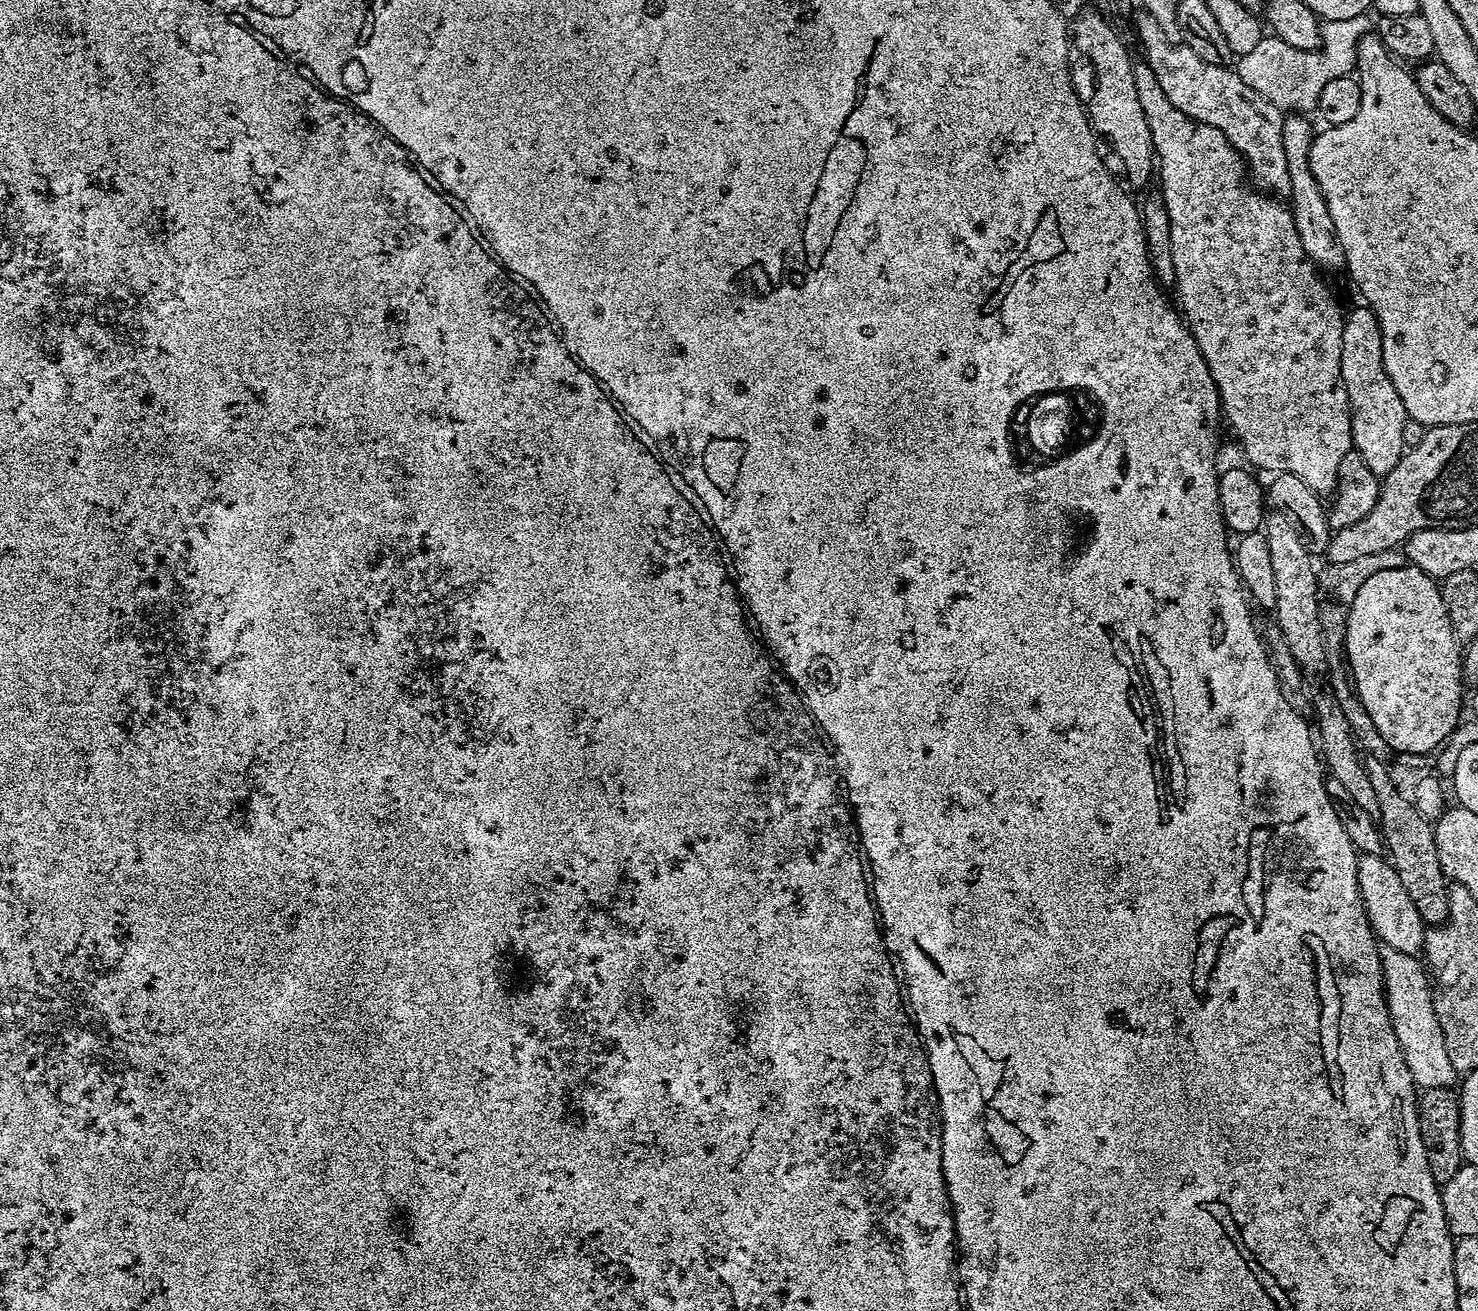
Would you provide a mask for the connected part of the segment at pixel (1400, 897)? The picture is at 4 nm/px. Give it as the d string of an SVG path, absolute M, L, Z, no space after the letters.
M1360 854L1356 858L1356 866L1358 890L1373 936L1385 948L1402 950L1402 954L1416 956L1424 946L1426 925L1418 914L1418 906L1414 906L1414 898L1406 894L1392 861L1383 855Z

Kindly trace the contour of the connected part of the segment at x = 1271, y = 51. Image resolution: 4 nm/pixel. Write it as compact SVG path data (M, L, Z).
M1367 15L1330 20L1321 27L1320 46L1316 51L1294 50L1294 46L1286 46L1276 36L1266 34L1250 50L1250 54L1242 54L1234 64L1234 70L1250 90L1258 90L1262 98L1266 98L1284 114L1308 114L1318 102L1318 94L1322 94L1322 86L1334 78L1342 78L1353 71L1356 63L1356 44L1361 35L1370 28Z

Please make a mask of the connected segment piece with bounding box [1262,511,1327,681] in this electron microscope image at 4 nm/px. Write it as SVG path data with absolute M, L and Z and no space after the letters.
M1269 511L1264 517L1262 531L1267 538L1270 563L1273 568L1274 615L1282 634L1284 647L1294 658L1301 675L1308 681L1327 673L1327 664L1319 623L1318 580L1312 557L1301 544L1294 526L1280 512Z

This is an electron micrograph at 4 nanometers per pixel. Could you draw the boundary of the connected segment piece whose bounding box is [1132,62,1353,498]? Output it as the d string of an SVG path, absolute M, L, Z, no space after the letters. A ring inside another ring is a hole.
M1140 62L1140 72L1135 69L1132 70L1134 74L1134 90L1138 90L1138 102L1142 104L1142 114L1146 116L1146 126L1150 126L1150 134L1152 135L1152 151L1155 159L1158 161L1158 180L1160 176L1160 184L1158 184L1159 191L1164 194L1164 205L1166 206L1166 214L1170 214L1170 250L1172 251L1172 257L1174 258L1174 274L1176 275L1176 283L1174 285L1174 291L1176 296L1180 299L1178 303L1179 311L1182 313L1182 319L1185 324L1188 325L1188 329L1192 331L1192 337L1194 342L1198 342L1198 350L1202 350L1204 355L1204 361L1206 366L1210 370L1210 374L1214 378L1216 388L1220 391L1220 407L1222 409L1223 419L1230 427L1236 431L1236 436L1240 439L1240 448L1244 451L1244 456L1249 460L1247 463L1251 465L1253 469L1261 468L1262 471L1268 472L1267 474L1275 474L1281 472L1282 474L1294 474L1294 478L1302 478L1302 482L1306 482L1306 486L1310 486L1310 490L1314 490L1316 495L1321 498L1328 498L1335 493L1336 490L1336 478L1338 476L1338 466L1342 462L1342 458L1346 458L1346 454L1353 451L1352 446L1352 412L1348 408L1348 395L1344 389L1343 384L1340 382L1340 359L1342 358L1342 328L1344 326L1344 316L1342 310L1336 306L1336 300L1332 297L1332 292L1328 289L1328 284L1323 280L1325 277L1321 275L1315 264L1309 260L1308 256L1302 250L1302 242L1298 238L1298 230L1294 226L1292 221L1292 213L1279 199L1273 198L1259 190L1257 190L1246 179L1246 165L1243 160L1240 159L1240 155L1234 150L1234 146L1230 146L1230 142L1217 128L1205 128L1196 123L1195 120L1190 119L1186 114L1182 114L1182 110L1178 110L1178 106L1174 106L1170 103L1170 98L1166 98L1166 94L1162 94L1162 86L1158 86L1158 78L1154 78L1154 70L1150 70L1147 63Z

